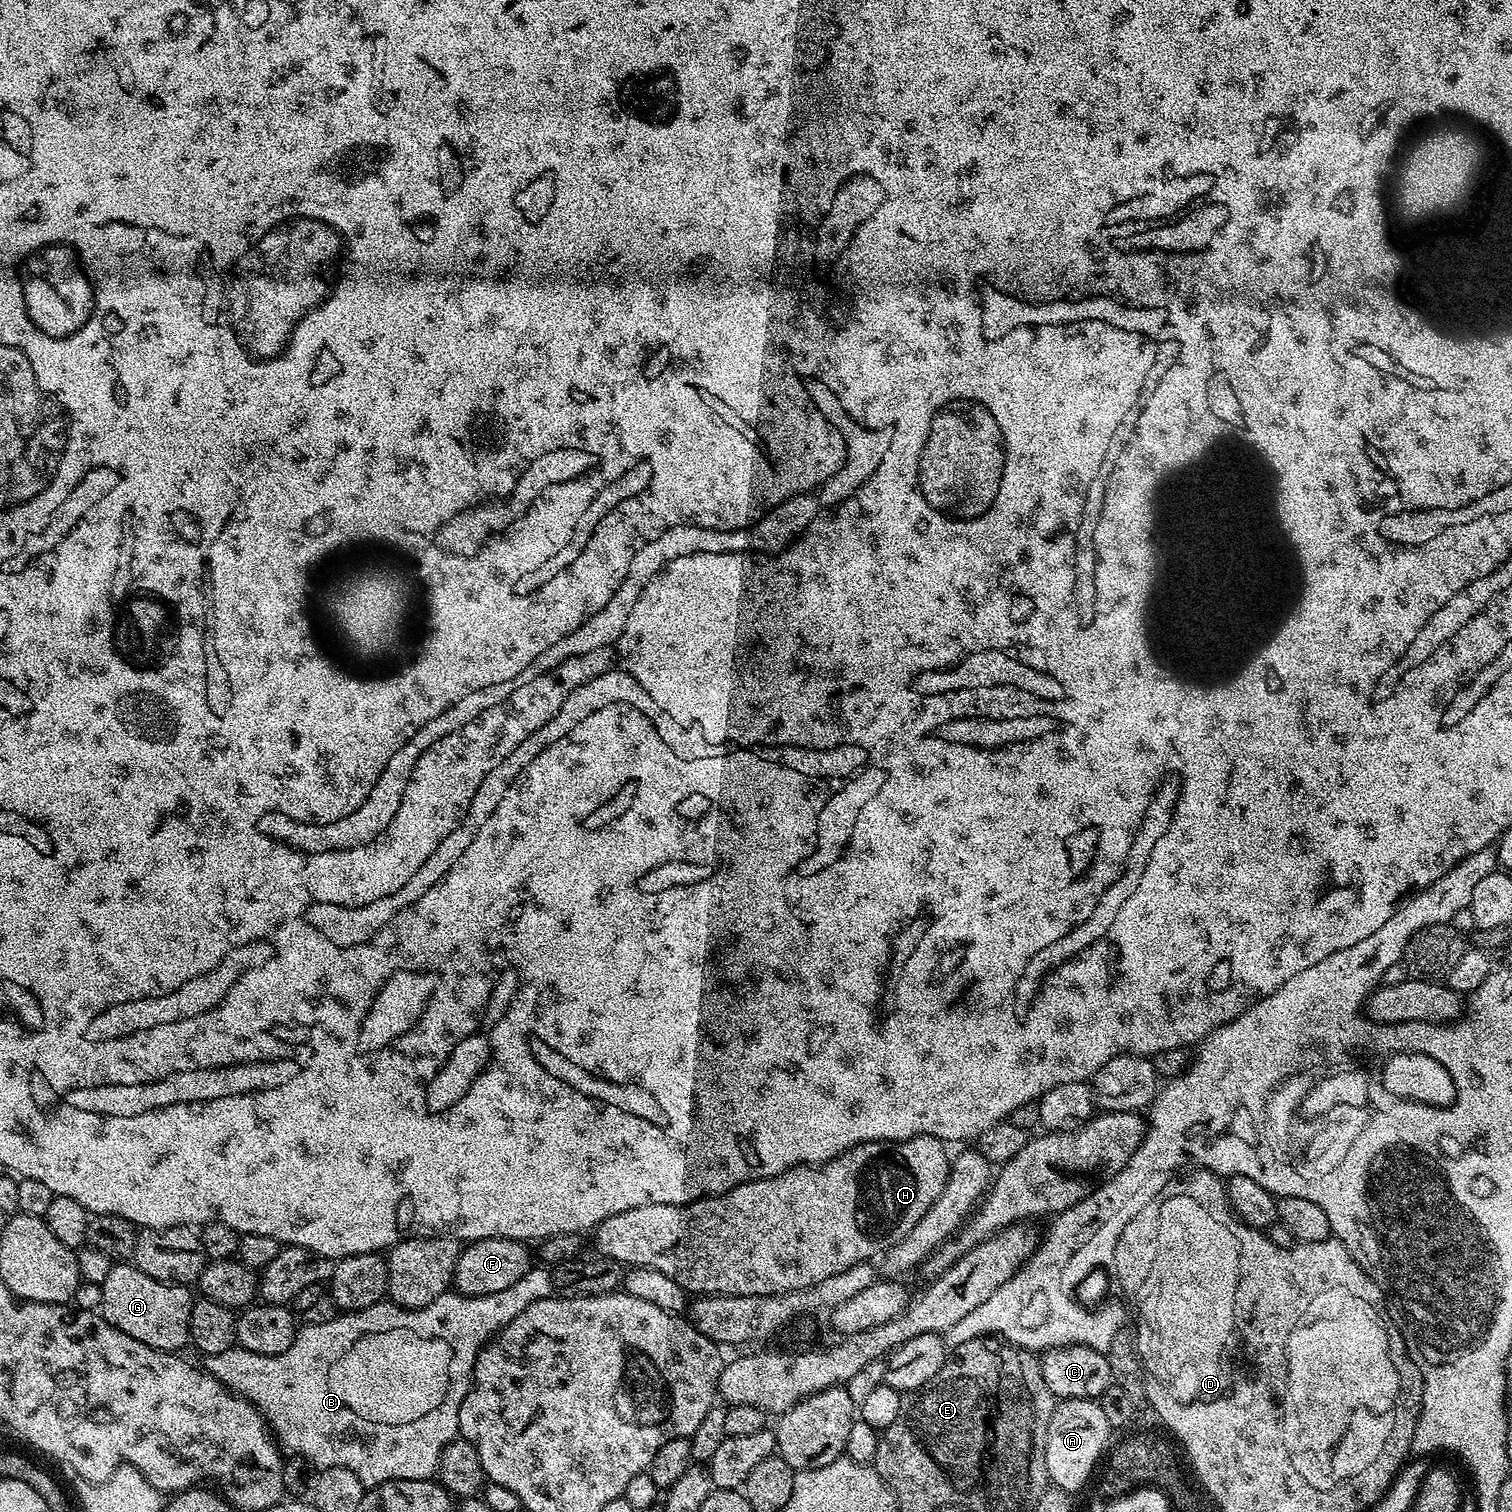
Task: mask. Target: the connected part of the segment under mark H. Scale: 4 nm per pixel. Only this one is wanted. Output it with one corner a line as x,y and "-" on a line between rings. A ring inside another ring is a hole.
915,1136
909,1140
871,1140
865,1144
855,1144
853,1148
846,1149
842,1154
838,1154
833,1160
828,1160
825,1164
799,1164
797,1168
787,1168
782,1174
777,1176
767,1176
761,1180
748,1180
744,1184
734,1186
728,1192
722,1192
718,1196
703,1196
701,1200
691,1200
689,1204
647,1204
646,1206
634,1206
634,1210
626,1210
622,1214
614,1214
610,1218
606,1218
602,1223
597,1224
594,1229
596,1235
596,1252
601,1256
608,1257
609,1260
617,1260
621,1266
631,1266
634,1268
653,1268
654,1270
662,1270
662,1274
667,1276
675,1276
682,1278
682,1283
689,1293
703,1294
706,1296
772,1296
776,1292
793,1292
795,1288
809,1288
815,1284
820,1284
824,1278
830,1278
832,1274
842,1274
844,1270
850,1270
855,1264
865,1263
868,1256
879,1257
881,1253
892,1247
893,1244
906,1238
906,1234
910,1234
910,1230
914,1230
914,1226
918,1226
918,1222
922,1218
922,1214
926,1214
934,1206
934,1202
938,1202
938,1194
942,1194
942,1190
948,1181
948,1170
950,1167
950,1152
946,1149
945,1141
934,1138
933,1136

